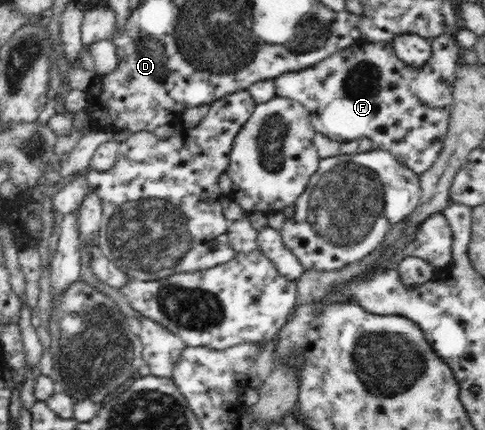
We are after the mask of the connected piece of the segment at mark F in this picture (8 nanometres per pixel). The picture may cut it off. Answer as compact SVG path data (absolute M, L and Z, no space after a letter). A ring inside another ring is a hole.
M444 32L434 38L432 49L432 55L426 64L412 67L396 56L391 42L359 41L327 56L308 70L282 73L275 80L275 91L278 96L296 101L310 112L316 133L341 143L344 140L350 142L368 138L374 142L374 149L389 152L399 163L420 176L434 164L446 140L453 101L453 84L461 63L462 49L455 35L450 32Z

